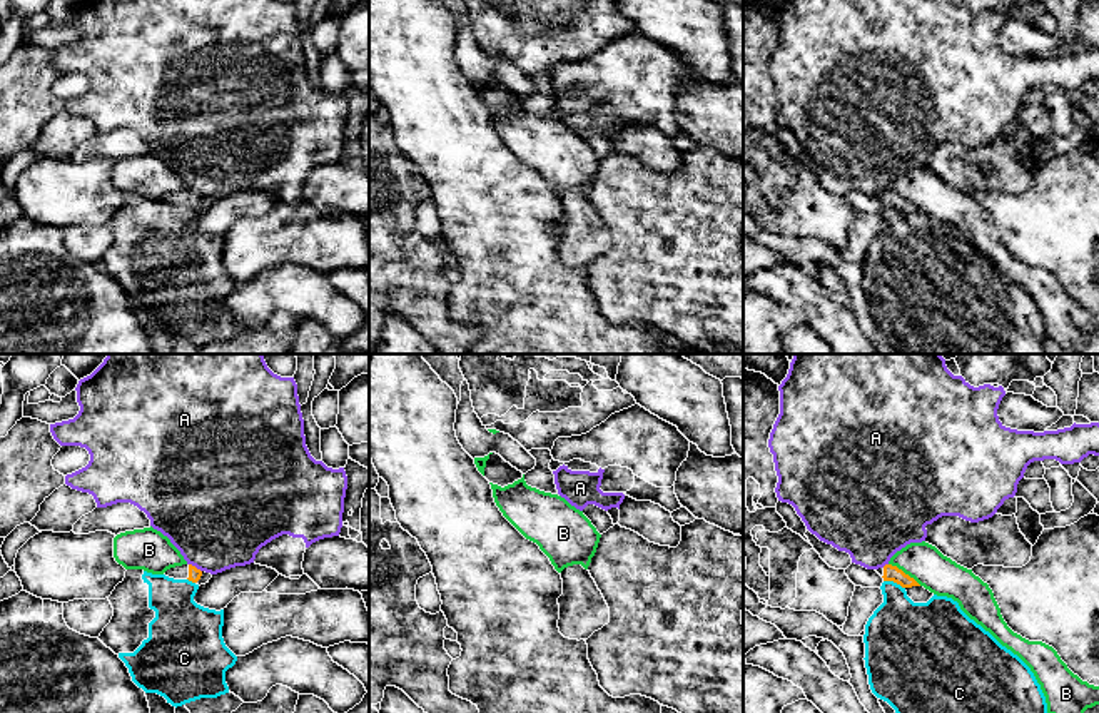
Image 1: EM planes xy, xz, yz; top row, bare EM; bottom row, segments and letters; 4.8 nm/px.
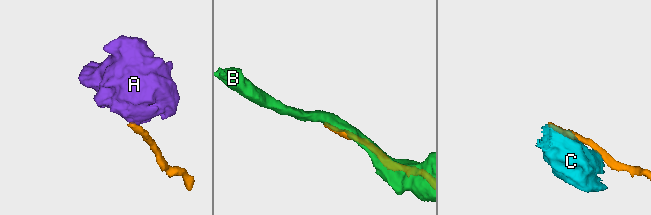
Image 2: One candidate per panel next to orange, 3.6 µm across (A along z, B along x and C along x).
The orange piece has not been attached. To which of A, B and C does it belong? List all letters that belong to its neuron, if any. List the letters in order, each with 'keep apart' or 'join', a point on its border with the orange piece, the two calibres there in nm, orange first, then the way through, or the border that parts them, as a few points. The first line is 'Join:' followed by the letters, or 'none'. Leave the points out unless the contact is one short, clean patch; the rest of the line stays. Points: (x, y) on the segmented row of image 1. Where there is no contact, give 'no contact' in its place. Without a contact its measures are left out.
Join: none
A: keep apart; meets orange in xy at (194, 566); 60 nm thick on the orange side, 460 nm on the other; border along xy (189, 563), (201, 571)
B: keep apart; meets orange in yz at (904, 573); 80 nm thick on the orange side, 190 nm on the other
C: keep apart; meets orange in yz at (894, 581); 80 nm thick on the orange side, 320 nm on the other

